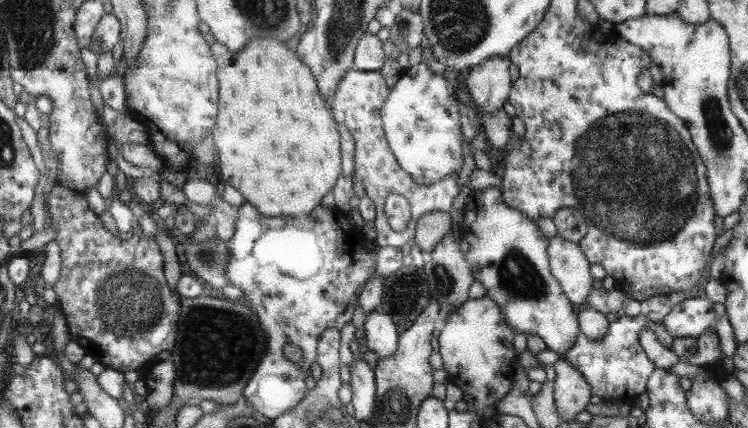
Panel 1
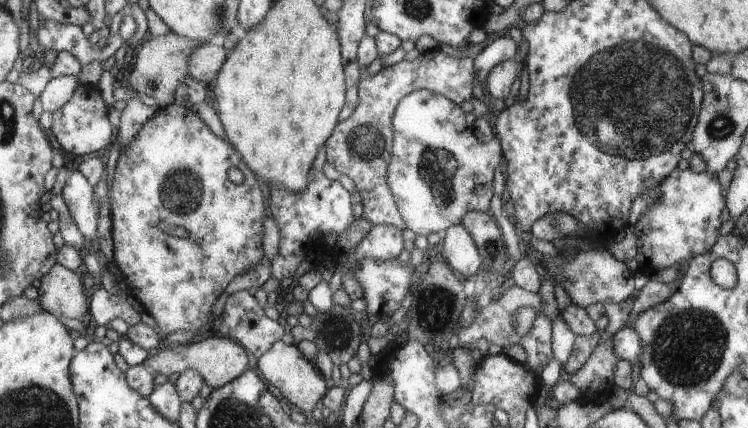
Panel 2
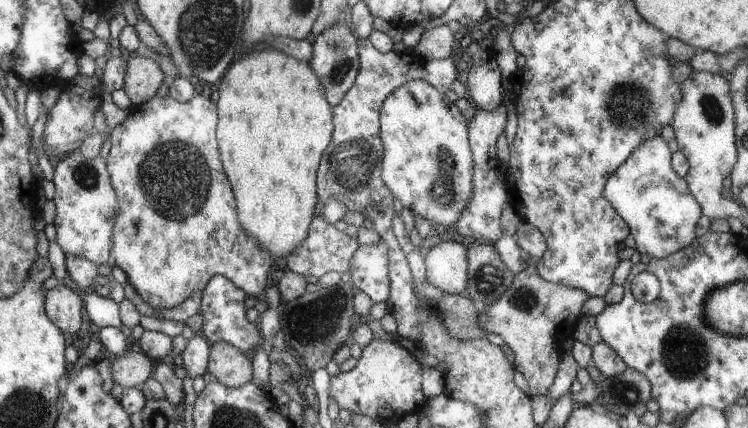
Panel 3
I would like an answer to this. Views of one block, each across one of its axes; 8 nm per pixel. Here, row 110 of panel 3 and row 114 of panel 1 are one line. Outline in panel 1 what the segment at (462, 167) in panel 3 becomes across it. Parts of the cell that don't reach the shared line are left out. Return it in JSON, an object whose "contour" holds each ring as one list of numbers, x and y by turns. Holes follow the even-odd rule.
{"contour":[[424,63,409,65,390,89,381,110,386,142,398,164,418,184,427,186,458,172,463,164,463,138,453,86,442,75,433,74]]}

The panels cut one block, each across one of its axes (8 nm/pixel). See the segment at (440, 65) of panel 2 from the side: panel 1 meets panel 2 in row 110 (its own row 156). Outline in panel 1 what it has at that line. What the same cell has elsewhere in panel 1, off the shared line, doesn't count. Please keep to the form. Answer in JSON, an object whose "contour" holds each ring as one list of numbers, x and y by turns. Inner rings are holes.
{"contour":[[351,68,339,82,338,90,335,91,334,100,329,102,331,113,337,125,343,125,347,133,351,134,355,142,354,151,354,183,361,184,365,189,365,197,374,205,375,217,373,220,376,236,373,241,377,247,393,247,400,249,414,238,414,230,418,219,429,212,450,212,451,204,458,196,457,185,458,172,452,172,449,176,423,186,418,184,395,159,390,146,387,145,385,130,382,128,381,110,386,102,390,90,387,89,385,80,378,71,361,72],[388,194,403,196,409,203,411,217,404,231,393,231,387,224,387,218,383,212,385,197]]}

